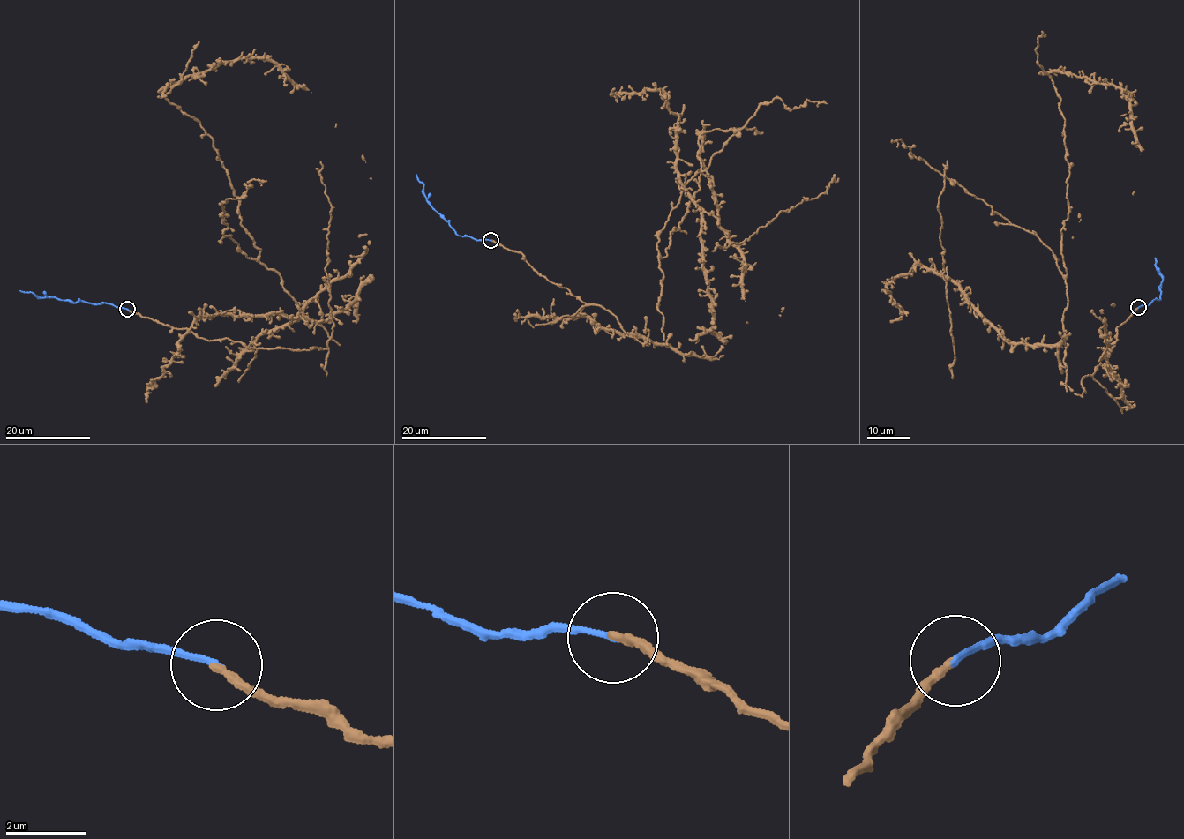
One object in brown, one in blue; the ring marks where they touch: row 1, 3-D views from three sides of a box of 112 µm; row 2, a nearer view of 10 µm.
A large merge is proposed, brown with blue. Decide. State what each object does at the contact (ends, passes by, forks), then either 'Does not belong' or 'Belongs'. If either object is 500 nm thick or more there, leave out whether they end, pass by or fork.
At the ring brown ends. At the ring blue ends. Belongs

